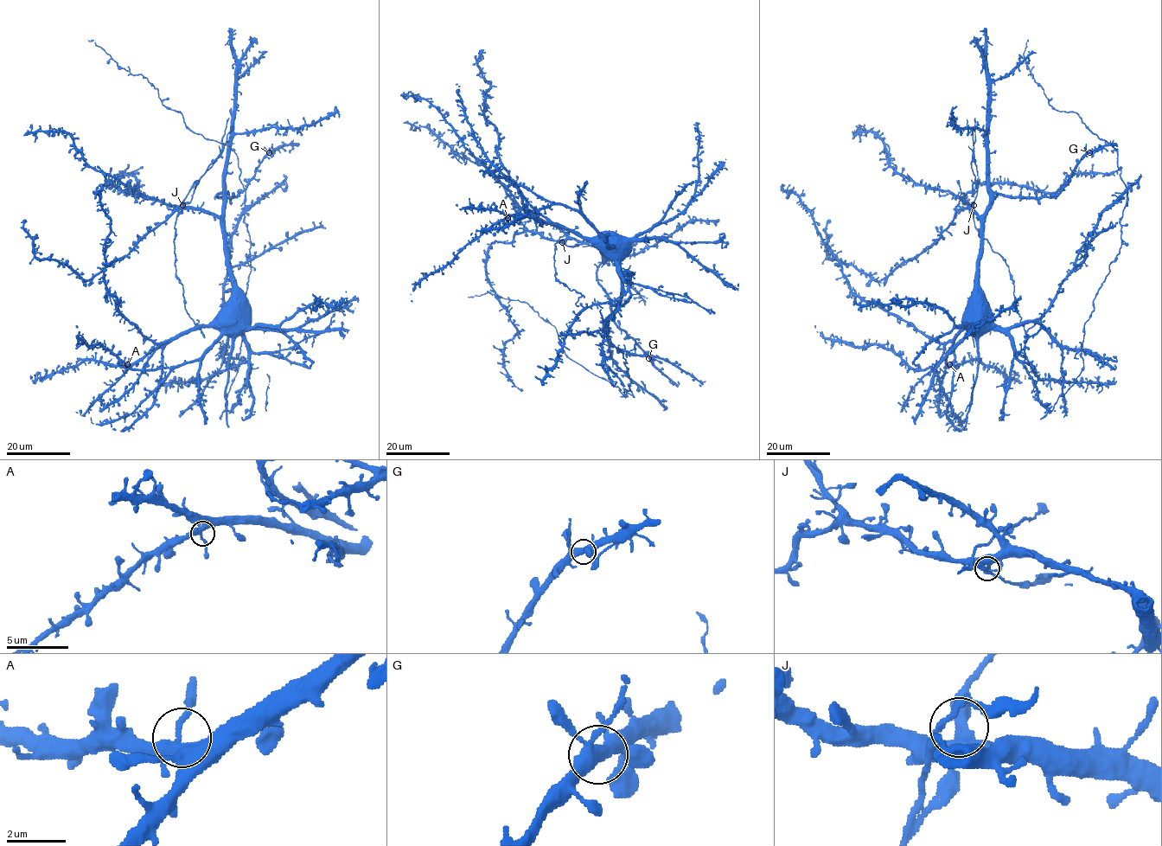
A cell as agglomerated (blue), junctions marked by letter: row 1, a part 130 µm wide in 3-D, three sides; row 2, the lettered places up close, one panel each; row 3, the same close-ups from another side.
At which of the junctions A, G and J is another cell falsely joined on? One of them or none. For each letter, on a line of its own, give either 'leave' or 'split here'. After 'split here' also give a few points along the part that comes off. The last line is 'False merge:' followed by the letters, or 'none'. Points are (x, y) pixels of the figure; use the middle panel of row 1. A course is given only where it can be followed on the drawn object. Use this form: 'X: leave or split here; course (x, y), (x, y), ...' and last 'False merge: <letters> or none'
A: leave
G: leave
J: split here; course (563, 242), (555, 244), (555, 277), (571, 291), (575, 290), (582, 295), (576, 305)
False merge: J

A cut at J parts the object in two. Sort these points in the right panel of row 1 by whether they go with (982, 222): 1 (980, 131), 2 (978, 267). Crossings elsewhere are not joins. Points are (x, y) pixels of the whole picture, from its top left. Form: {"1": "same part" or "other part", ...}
{"1": "same part", "2": "same part"}

